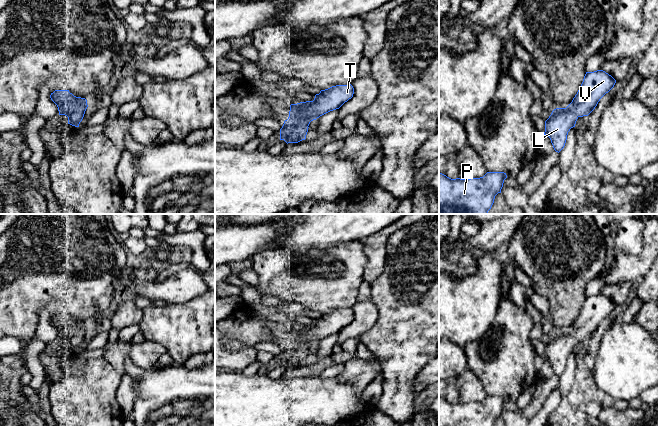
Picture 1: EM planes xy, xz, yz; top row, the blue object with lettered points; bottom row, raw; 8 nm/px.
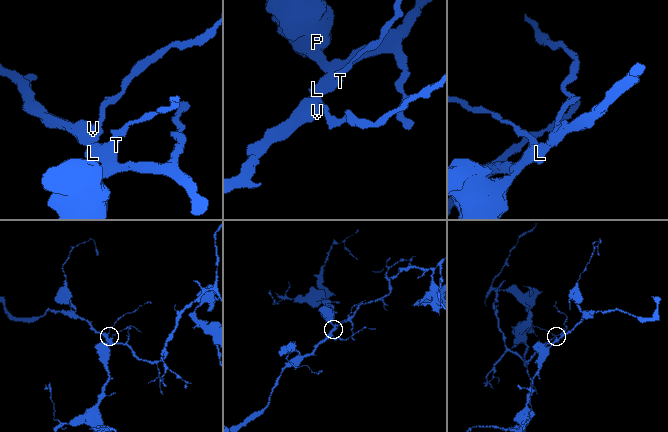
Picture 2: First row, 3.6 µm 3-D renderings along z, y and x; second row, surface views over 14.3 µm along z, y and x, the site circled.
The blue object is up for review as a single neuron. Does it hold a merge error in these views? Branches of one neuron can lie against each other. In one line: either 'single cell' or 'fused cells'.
single cell

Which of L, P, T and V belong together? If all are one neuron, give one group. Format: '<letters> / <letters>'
L P T V

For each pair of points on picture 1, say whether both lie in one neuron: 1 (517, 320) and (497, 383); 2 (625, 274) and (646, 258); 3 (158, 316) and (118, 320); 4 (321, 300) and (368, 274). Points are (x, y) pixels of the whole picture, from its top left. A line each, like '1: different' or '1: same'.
1: same
2: same
3: different
4: different

